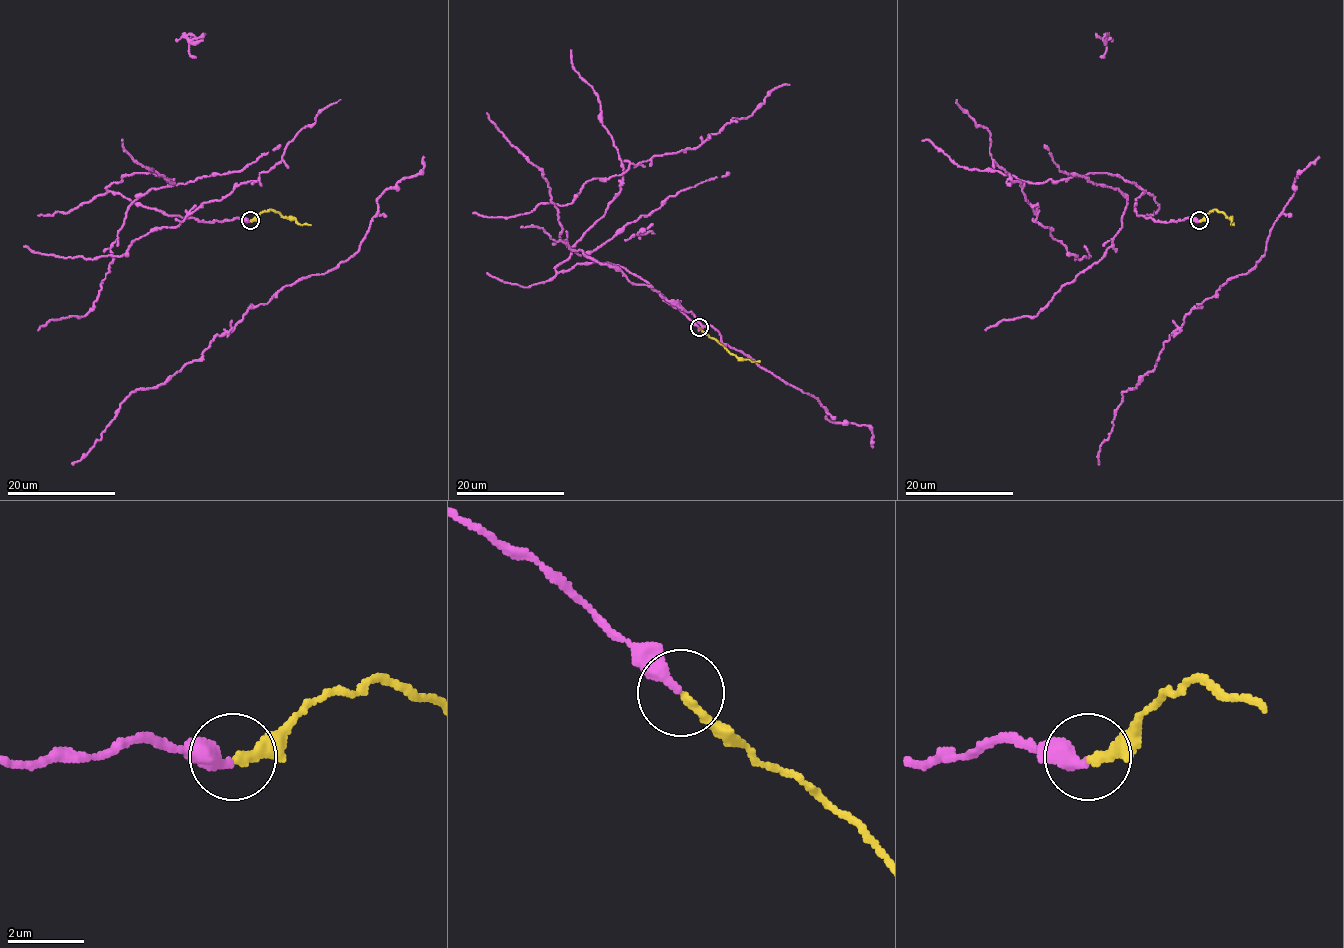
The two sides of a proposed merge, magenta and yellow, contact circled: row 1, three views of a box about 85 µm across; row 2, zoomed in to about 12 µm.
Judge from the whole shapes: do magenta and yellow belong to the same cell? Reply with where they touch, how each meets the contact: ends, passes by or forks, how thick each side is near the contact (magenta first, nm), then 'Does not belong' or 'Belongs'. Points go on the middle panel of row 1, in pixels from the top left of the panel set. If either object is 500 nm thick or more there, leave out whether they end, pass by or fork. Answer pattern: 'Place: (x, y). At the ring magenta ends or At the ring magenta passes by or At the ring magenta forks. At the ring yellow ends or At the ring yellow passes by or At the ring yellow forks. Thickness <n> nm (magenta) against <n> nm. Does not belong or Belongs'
Place: (699, 327). At the ring magenta ends. At the ring yellow ends. Thickness 360 nm (magenta) against 220 nm. Belongs

